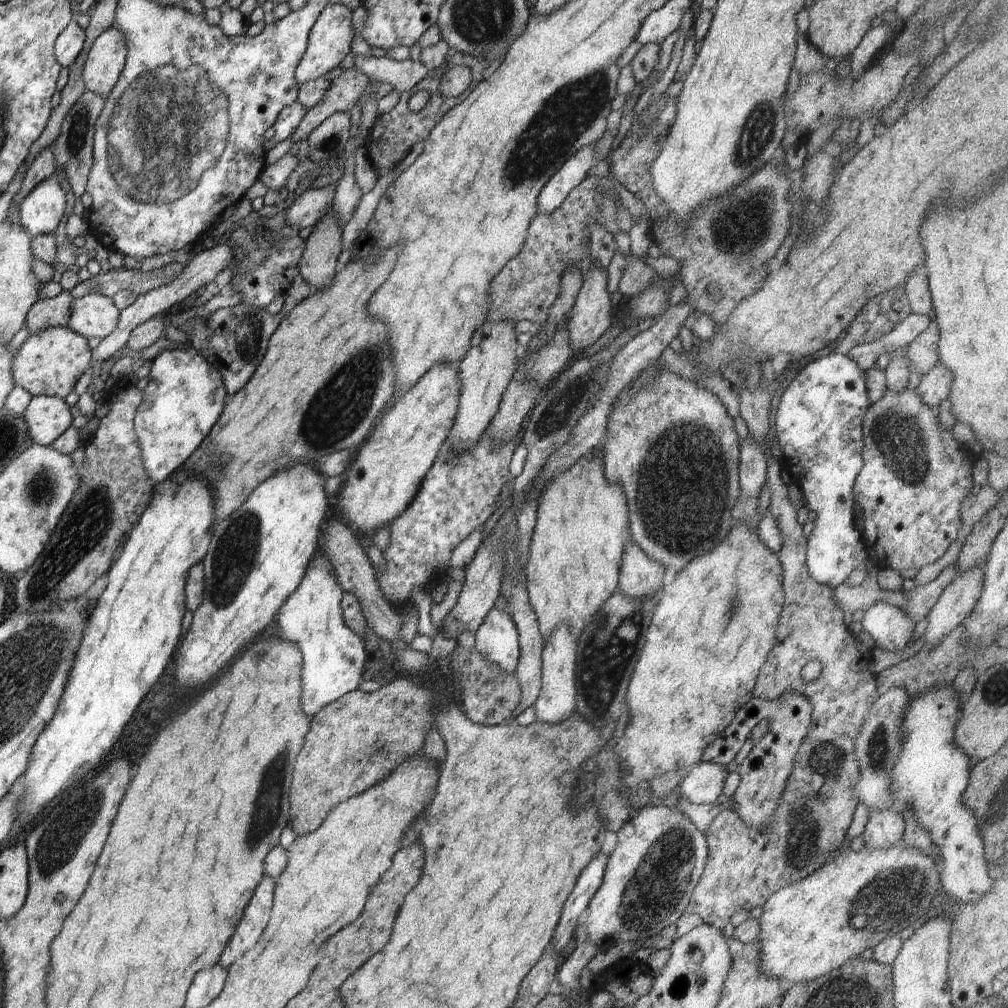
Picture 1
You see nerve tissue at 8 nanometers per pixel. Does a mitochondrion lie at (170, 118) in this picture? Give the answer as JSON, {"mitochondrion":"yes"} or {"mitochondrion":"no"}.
{"mitochondrion":"yes"}

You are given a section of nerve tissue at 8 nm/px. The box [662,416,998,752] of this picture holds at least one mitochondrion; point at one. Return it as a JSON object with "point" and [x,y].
{"point":[732,607]}

